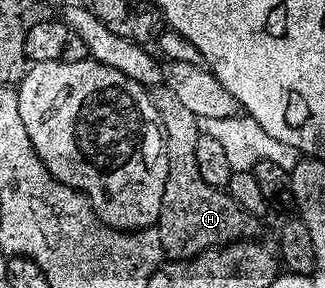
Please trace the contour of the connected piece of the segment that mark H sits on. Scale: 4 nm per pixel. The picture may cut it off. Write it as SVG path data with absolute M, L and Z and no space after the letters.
M164 86L152 89L153 105L161 120L167 150L167 182L163 186L161 209L157 215L155 235L162 253L169 260L188 260L210 246L220 246L248 237L251 218L233 201L228 191L212 188L203 182L195 162L195 142L203 134L197 116L187 110L186 104Z

